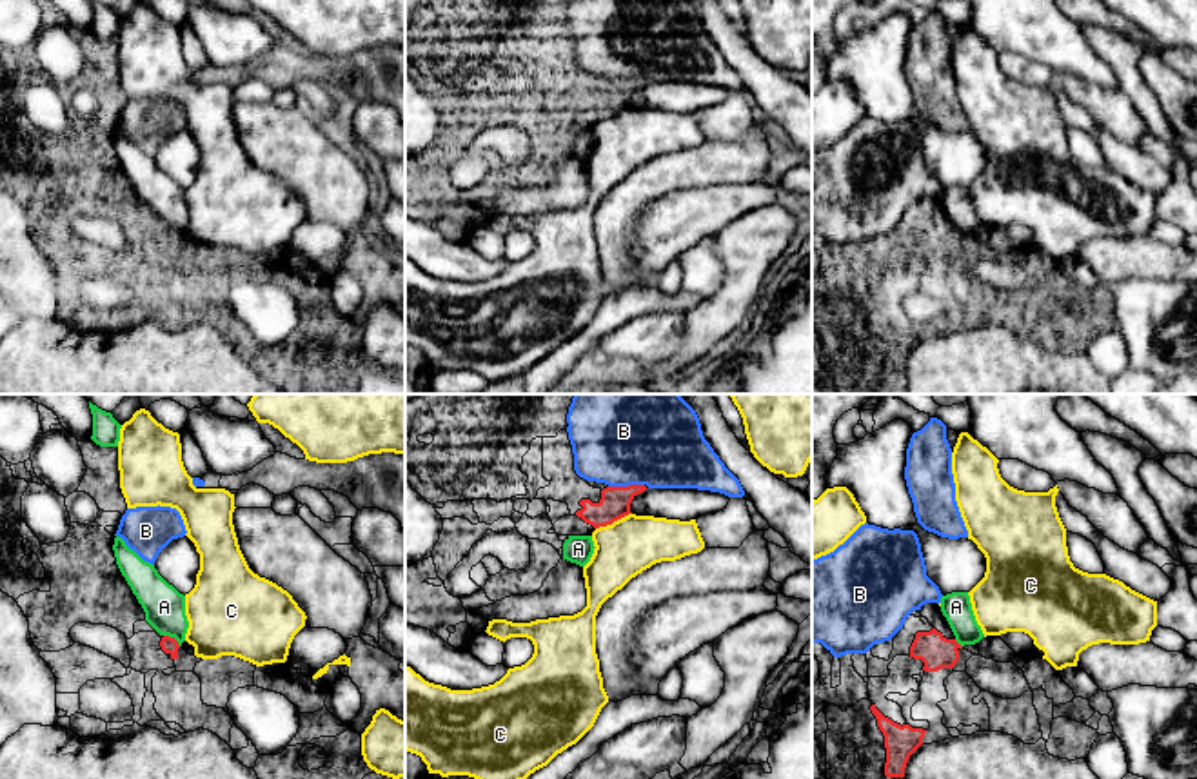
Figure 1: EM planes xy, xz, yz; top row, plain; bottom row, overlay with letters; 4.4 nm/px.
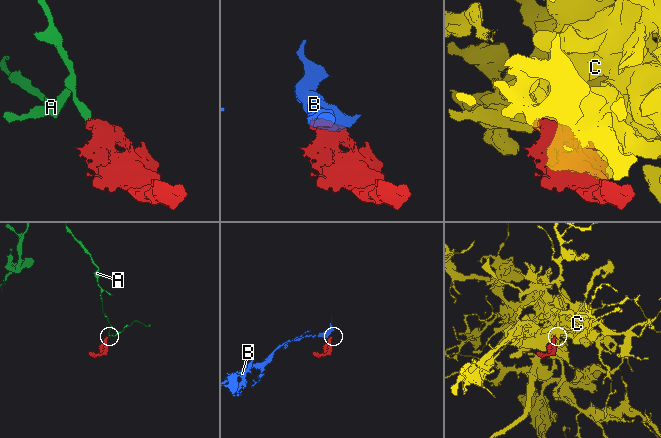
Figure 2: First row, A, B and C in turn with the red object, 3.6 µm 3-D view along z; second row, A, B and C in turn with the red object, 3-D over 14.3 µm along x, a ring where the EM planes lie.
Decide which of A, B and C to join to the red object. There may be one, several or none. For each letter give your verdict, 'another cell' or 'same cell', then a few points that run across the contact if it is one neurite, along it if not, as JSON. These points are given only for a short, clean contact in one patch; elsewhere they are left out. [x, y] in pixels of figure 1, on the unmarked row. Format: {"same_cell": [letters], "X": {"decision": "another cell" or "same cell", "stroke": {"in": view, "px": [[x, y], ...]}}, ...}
{"same_cell": [], "A": {"decision": "another cell", "stroke": {"in": "xy", "px": [[164, 227], [180, 238]]}}, "B": {"decision": "another cell", "stroke": {"in": "xz", "px": [[643, 77], [609, 80]]}}, "C": {"decision": "another cell"}}

